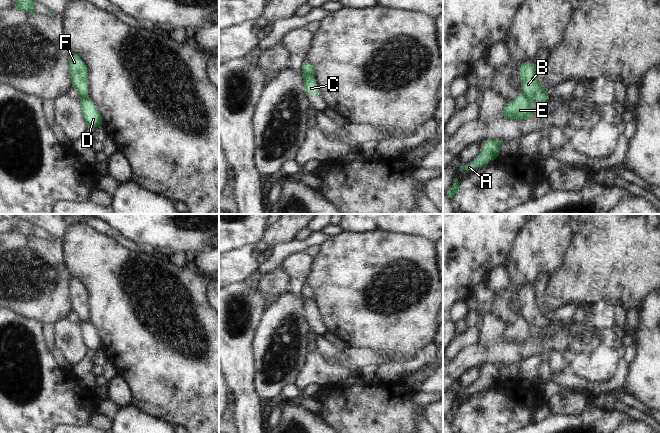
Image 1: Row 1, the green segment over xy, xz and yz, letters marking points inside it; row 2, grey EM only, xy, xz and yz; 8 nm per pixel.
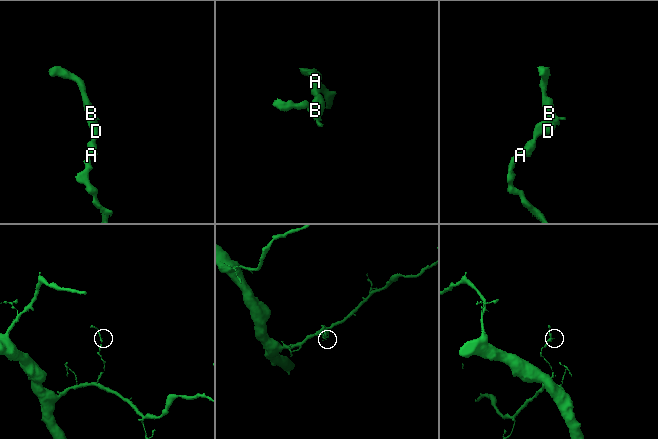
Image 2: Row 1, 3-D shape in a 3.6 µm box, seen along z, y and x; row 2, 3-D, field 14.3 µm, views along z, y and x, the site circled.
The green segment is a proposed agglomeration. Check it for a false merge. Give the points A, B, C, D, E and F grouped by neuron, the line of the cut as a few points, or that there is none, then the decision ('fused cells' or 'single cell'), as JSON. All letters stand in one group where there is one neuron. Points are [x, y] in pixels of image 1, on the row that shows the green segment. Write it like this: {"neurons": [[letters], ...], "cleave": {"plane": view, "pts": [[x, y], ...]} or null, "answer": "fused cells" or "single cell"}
{"neurons": [["A", "D", "E"], ["B", "C", "F"]], "cleave": {"plane": "yz", "pts": [[521, 92], [531, 102]]}, "answer": "fused cells"}

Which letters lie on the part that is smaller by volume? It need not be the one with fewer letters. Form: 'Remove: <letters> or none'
Remove: B, C, F

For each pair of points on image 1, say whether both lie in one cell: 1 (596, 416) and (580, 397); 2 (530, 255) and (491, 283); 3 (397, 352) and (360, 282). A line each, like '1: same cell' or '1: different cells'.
1: different cells
2: different cells
3: same cell

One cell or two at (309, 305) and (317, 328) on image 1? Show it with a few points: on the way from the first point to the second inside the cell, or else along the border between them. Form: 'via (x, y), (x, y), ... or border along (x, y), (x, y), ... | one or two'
via (310, 311), (314, 322) | one

